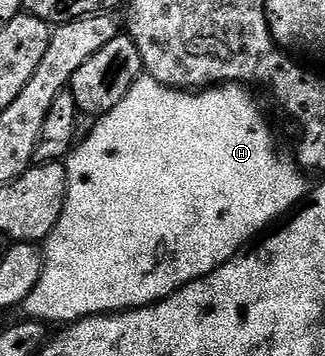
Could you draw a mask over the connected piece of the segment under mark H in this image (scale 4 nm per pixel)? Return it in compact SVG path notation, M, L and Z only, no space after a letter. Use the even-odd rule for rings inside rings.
M145 74L138 77L122 101L95 123L98 125L87 134L86 141L82 145L79 143L65 157L66 201L52 234L44 241L40 282L36 282L32 294L28 294L28 298L20 305L21 311L26 311L23 313L29 319L65 326L83 320L86 316L129 312L131 308L149 308L185 284L215 272L221 264L239 255L269 224L280 219L291 208L297 208L306 199L308 183L303 169L291 157L289 160L278 153L274 136L270 133L270 124L262 117L261 106L246 92L249 91L241 84L211 86L205 90L179 90L164 86Z

